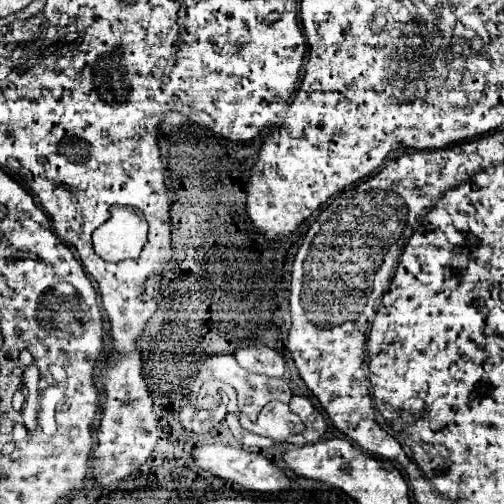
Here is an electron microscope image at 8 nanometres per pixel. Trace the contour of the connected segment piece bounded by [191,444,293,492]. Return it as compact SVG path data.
M207 444L207 446L195 446L191 450L191 458L195 460L195 466L201 472L207 472L209 476L217 476L223 480L233 480L249 490L257 490L257 492L281 492L281 490L289 490L291 488L291 480L287 476L281 474L281 470L277 466L273 466L273 462L269 462L267 458L263 458L261 454L255 452L247 452L243 448L233 448L233 446L217 446L217 444Z

